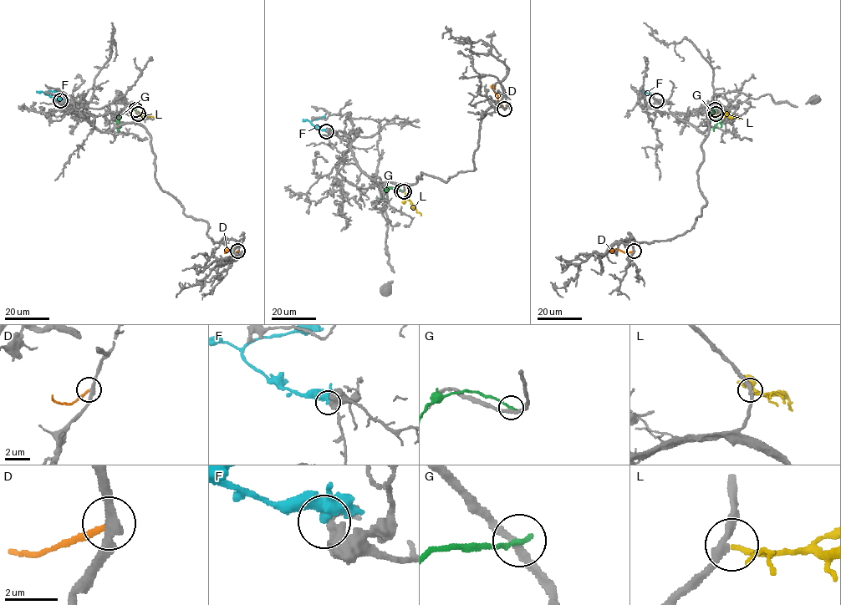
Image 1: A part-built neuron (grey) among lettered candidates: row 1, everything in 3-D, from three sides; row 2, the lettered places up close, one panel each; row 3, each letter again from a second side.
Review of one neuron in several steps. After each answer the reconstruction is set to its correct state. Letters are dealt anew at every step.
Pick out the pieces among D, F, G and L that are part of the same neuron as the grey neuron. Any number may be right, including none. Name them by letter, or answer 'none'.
L

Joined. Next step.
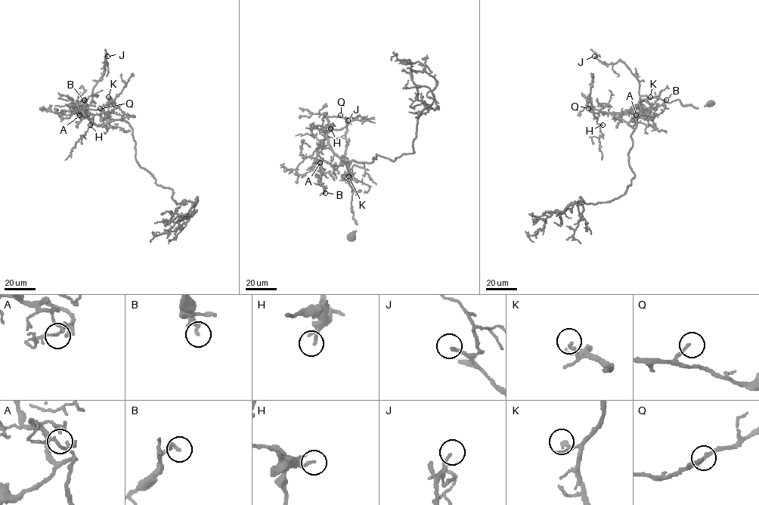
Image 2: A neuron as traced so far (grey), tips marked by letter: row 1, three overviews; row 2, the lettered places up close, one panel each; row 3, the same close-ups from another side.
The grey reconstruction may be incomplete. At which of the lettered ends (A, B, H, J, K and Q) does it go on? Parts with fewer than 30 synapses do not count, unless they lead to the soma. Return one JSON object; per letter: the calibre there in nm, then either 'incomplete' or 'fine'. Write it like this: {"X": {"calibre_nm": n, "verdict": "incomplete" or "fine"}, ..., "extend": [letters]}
{"A": {"calibre_nm": 130, "verdict": "fine"}, "B": {"calibre_nm": 180, "verdict": "fine"}, "H": {"calibre_nm": 150, "verdict": "fine"}, "J": {"calibre_nm": 160, "verdict": "fine"}, "K": {"calibre_nm": 170, "verdict": "fine"}, "Q": {"calibre_nm": 140, "verdict": "fine"}, "extend": []}

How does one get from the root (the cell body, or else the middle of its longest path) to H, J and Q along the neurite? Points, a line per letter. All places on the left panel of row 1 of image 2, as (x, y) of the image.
H: (110, 103), (116, 108), (109, 97), (123, 117), (97, 125), (88, 111), (93, 116), (90, 125)
J: (110, 103), (116, 108), (110, 105), (109, 97), (123, 116), (101, 125), (76, 112), (91, 103), (107, 56)
Q: (110, 103), (116, 108), (110, 105), (109, 97), (122, 113), (122, 119), (97, 125), (85, 108), (100, 108)

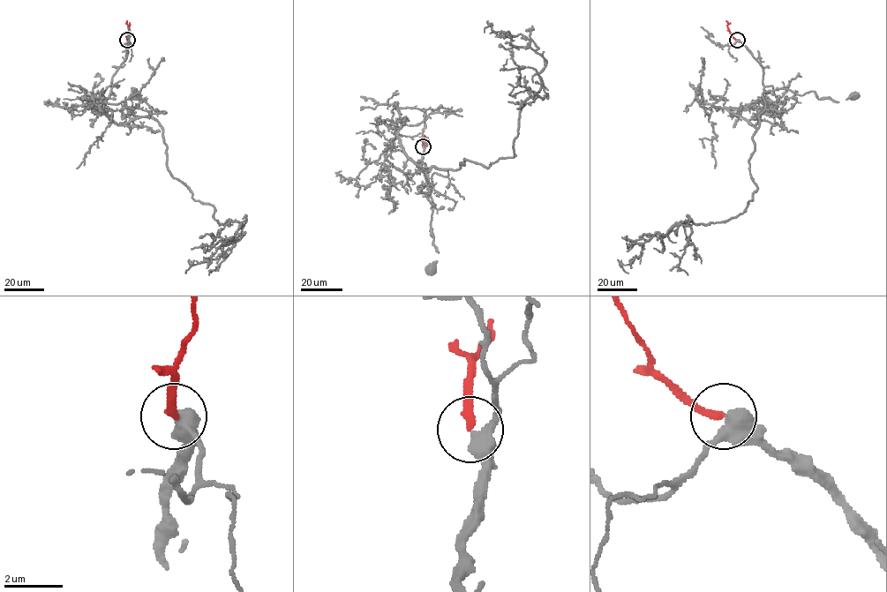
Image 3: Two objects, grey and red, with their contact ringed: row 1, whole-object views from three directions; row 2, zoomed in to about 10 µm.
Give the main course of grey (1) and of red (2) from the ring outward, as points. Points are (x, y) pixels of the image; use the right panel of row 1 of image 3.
1: (737, 40), (762, 68), (761, 97), (728, 110), (750, 123), (764, 92), (853, 95)
2: (737, 40), (732, 36), (726, 20)

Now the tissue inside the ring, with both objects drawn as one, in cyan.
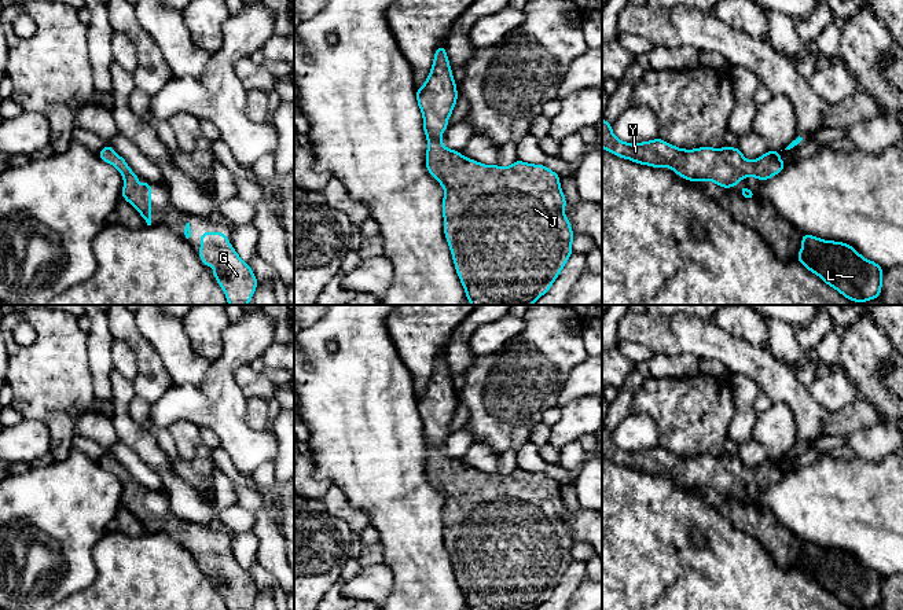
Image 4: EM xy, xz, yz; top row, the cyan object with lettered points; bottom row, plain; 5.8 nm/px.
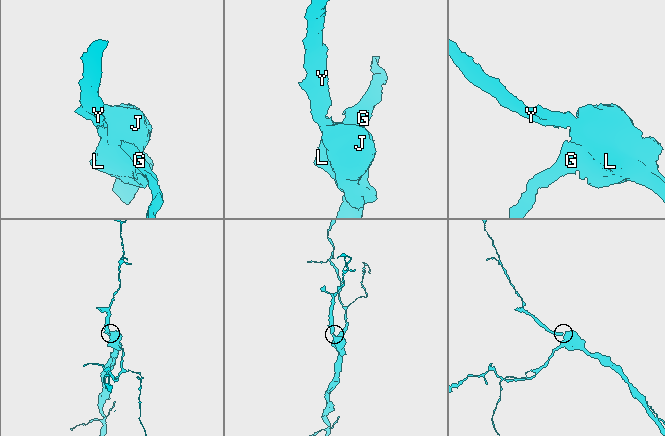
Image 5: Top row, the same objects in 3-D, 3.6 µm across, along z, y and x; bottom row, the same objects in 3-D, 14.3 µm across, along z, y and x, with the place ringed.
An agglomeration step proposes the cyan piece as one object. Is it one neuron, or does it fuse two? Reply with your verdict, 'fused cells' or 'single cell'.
single cell

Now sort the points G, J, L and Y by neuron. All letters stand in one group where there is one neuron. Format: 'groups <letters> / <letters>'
groups G J L Y

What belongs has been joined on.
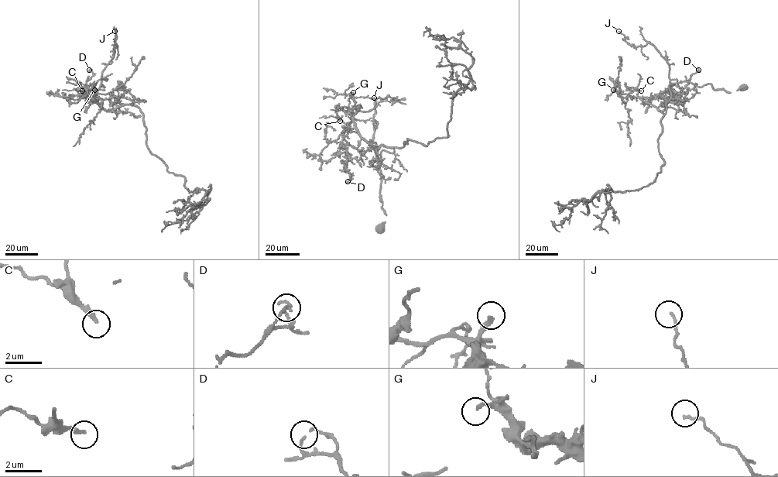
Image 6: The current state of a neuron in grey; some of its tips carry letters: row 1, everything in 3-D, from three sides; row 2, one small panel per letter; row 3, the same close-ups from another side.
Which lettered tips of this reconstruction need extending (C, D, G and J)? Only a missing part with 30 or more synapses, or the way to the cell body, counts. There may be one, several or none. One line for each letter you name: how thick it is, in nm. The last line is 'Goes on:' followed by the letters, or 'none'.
G: 220 nm thick
Goes on: G

